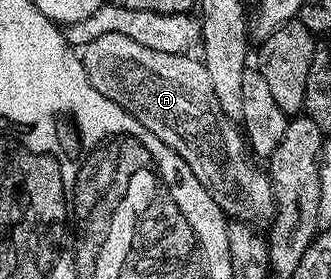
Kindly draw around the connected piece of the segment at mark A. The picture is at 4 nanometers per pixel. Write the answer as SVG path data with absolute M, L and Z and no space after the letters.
M100 35L100 39L92 39L92 43L81 46L82 66L88 75L88 83L104 95L104 99L112 99L128 115L132 115L156 139L160 139L169 149L176 151L184 163L200 179L200 183L217 199L227 218L245 221L255 227L265 226L274 220L274 185L269 176L257 169L246 138L239 126L229 121L220 109L220 103L212 92L212 82L208 71L197 56L185 53L165 53L152 51L152 47L144 47L136 43L136 39L128 39L128 35Z

